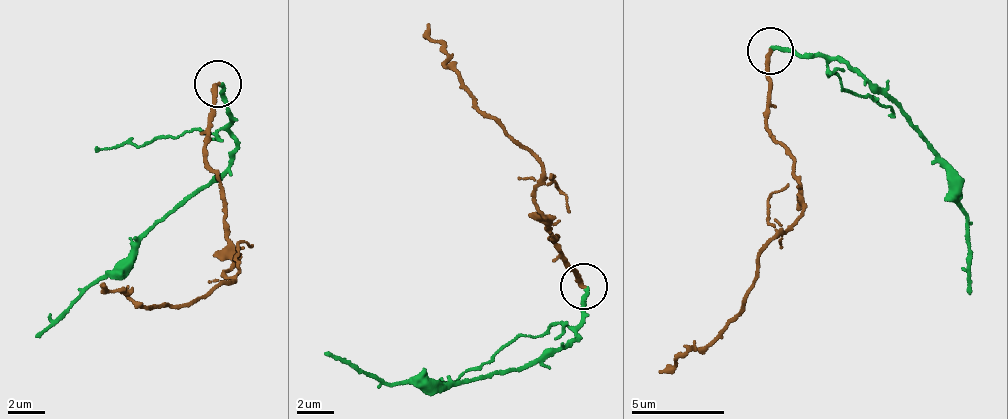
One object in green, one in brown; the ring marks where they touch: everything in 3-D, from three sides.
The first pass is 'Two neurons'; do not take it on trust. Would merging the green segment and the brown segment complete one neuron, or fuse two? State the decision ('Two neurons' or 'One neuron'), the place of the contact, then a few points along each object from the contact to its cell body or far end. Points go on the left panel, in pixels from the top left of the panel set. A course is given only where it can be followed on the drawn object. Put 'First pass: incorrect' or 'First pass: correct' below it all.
Two neurons. Place: (218, 84). Course of green: (221, 82), (234, 136), (226, 169), (154, 223), (131, 252), (36, 339). Course of brown: (216, 82), (206, 159), (223, 214), (230, 281), (170, 305), (145, 306), (127, 295), (103, 287)
First pass: correct

